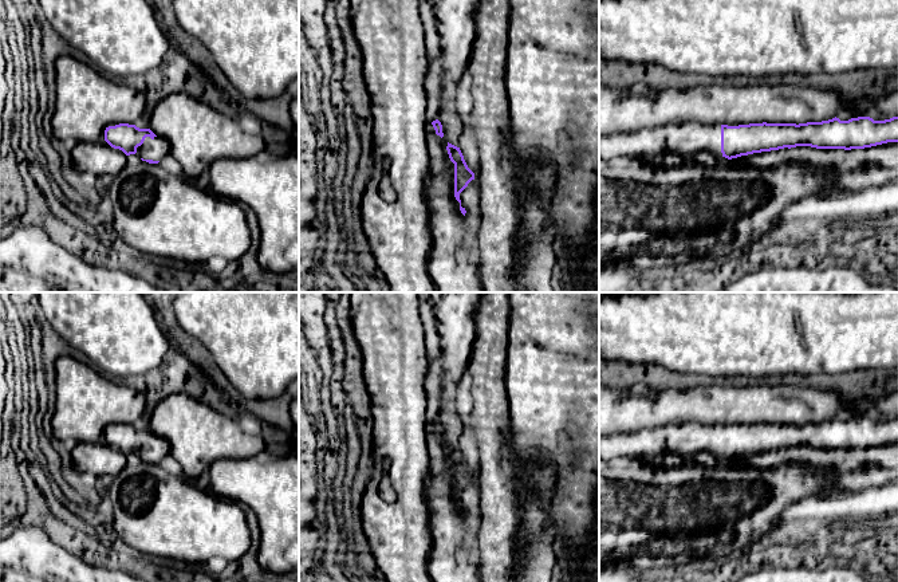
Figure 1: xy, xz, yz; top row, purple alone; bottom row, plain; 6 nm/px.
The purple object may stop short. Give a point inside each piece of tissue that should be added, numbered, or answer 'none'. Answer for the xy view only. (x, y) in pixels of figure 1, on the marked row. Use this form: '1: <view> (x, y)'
1: xy (154, 149)

